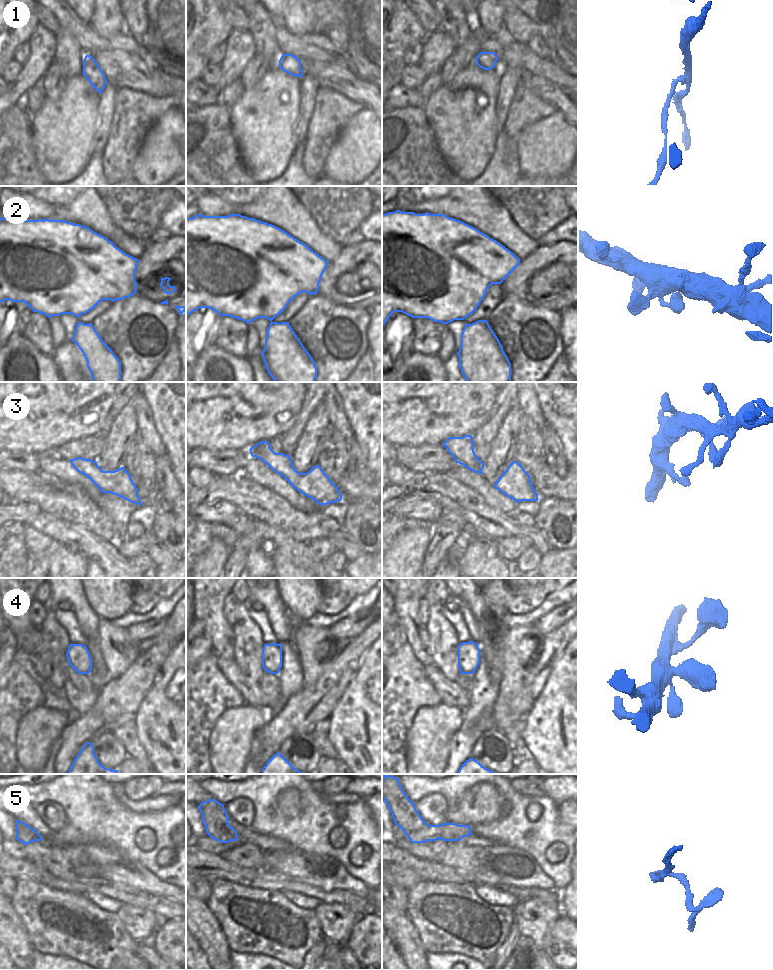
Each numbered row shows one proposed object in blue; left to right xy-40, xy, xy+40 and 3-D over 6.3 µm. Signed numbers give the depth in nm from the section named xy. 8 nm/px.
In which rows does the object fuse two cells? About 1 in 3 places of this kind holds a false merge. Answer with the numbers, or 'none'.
1, 5.

